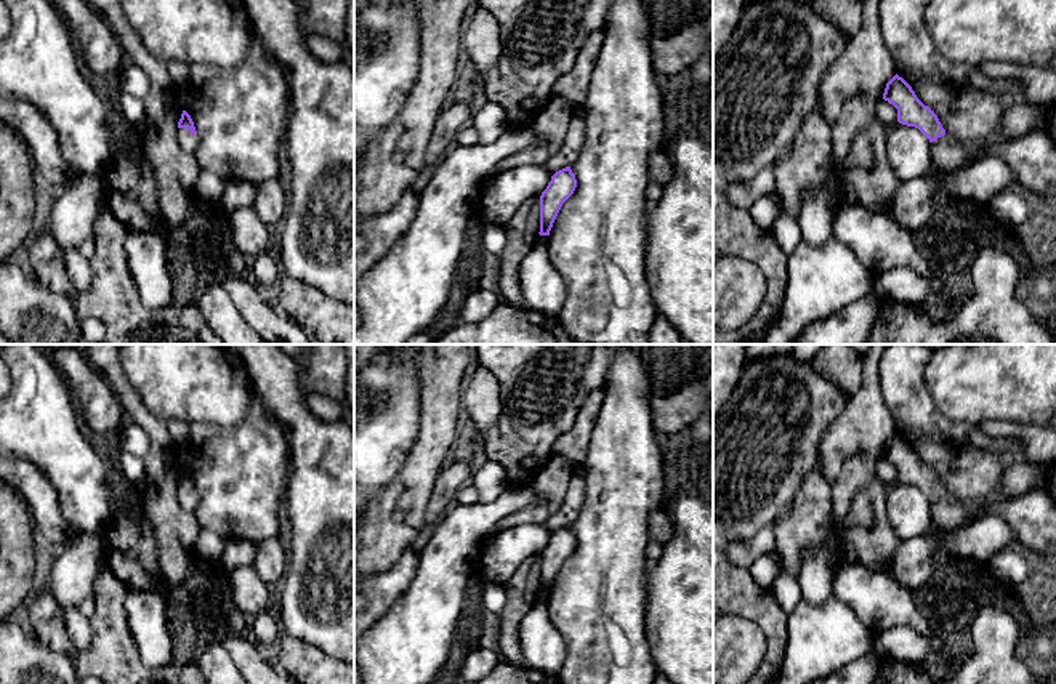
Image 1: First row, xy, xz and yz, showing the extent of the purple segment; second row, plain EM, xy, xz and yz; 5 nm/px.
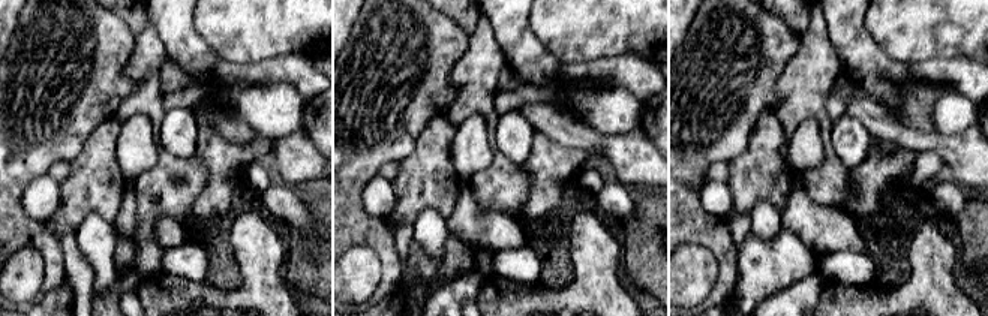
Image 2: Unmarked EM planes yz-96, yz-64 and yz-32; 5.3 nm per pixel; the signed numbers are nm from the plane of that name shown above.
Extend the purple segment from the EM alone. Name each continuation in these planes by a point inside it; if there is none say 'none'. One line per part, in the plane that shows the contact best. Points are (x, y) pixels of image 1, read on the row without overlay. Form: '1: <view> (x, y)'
1: xy (188, 500)

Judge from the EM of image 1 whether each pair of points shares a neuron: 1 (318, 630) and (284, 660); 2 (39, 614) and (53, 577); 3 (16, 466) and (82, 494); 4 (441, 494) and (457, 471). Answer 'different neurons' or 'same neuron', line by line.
1: different neurons
2: different neurons
3: different neurons
4: same neuron

